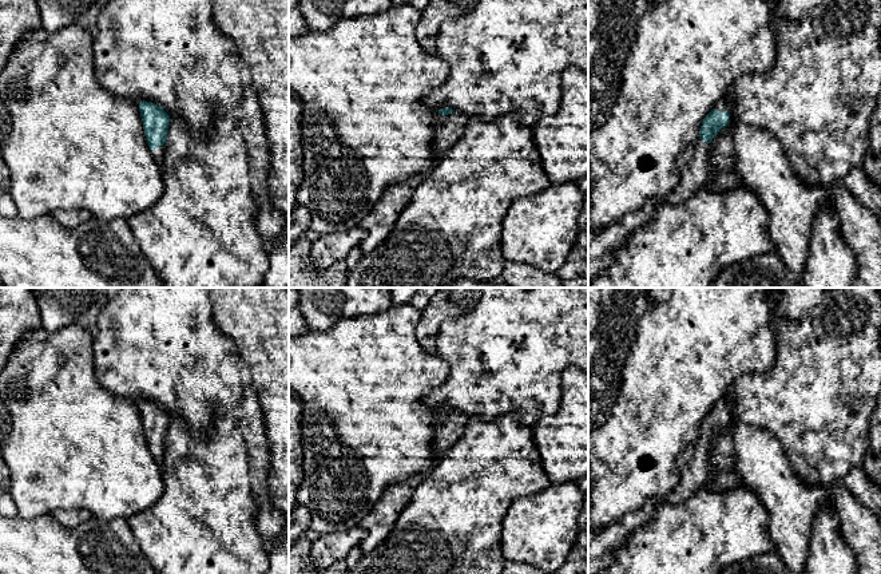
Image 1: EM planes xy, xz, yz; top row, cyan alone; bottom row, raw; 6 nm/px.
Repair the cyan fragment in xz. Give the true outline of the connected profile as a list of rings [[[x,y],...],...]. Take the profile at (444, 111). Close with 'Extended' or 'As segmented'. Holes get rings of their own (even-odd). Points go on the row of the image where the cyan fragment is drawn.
[[[452,108],[438,110],[438,123],[436,126],[436,136],[433,150],[443,157],[455,142],[464,134],[468,118]]]. Extended

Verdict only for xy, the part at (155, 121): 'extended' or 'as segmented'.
extended

